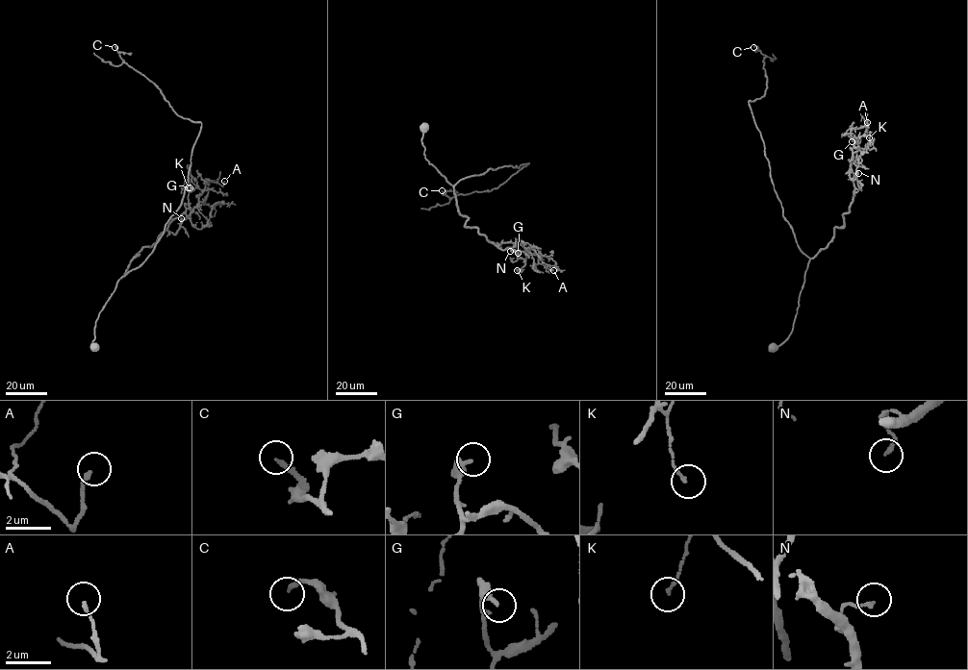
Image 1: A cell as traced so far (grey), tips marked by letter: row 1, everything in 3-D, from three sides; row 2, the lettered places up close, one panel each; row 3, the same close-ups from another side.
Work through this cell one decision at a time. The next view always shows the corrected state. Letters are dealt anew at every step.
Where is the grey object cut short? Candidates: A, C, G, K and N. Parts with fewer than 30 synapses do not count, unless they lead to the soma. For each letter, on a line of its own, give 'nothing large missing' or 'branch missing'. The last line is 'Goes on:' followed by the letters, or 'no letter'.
A: nothing large missing
C: branch missing
G: nothing large missing
K: nothing large missing
N: nothing large missing
Goes on: C

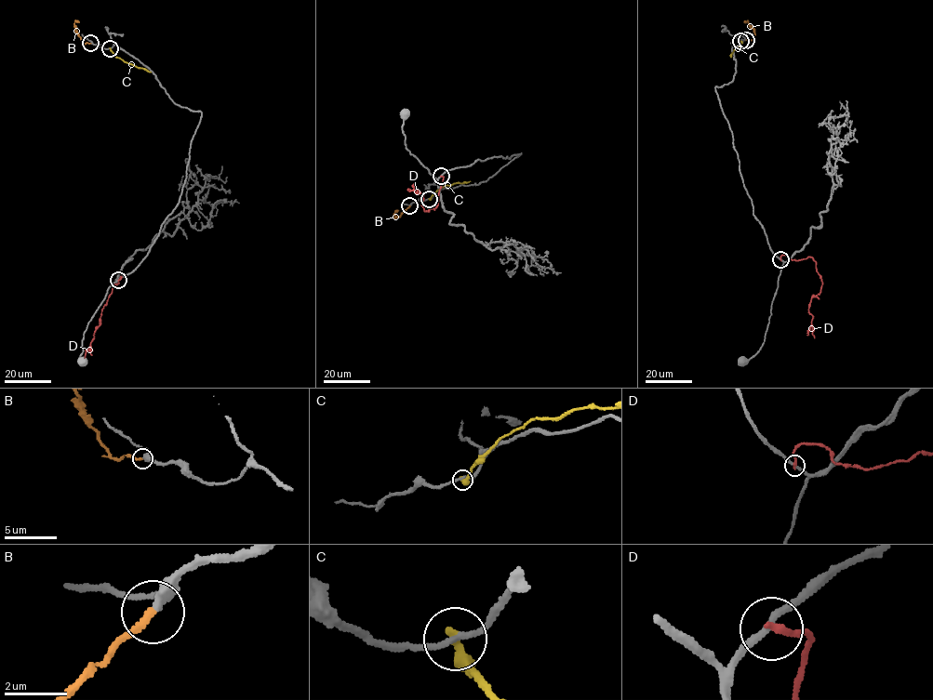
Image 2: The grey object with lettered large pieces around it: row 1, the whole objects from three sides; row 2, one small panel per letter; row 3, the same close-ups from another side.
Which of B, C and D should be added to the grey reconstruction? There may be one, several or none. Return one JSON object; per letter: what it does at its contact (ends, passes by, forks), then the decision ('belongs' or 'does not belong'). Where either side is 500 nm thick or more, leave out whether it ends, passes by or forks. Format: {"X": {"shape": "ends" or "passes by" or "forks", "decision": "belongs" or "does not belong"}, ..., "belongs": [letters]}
{"B": {"shape": "ends", "decision": "belongs"}, "C": {"shape": "ends", "decision": "does not belong"}, "D": {"shape": "ends", "decision": "does not belong"}, "belongs": ["B"]}

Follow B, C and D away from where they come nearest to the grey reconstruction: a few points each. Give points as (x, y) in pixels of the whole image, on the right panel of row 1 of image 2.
B: (746, 40), (753, 39), (754, 32), (745, 21)
C: (740, 41), (730, 57)
D: (781, 259), (782, 255), (787, 255), (796, 260), (811, 257), (816, 262), (822, 283), (808, 308), (814, 337)

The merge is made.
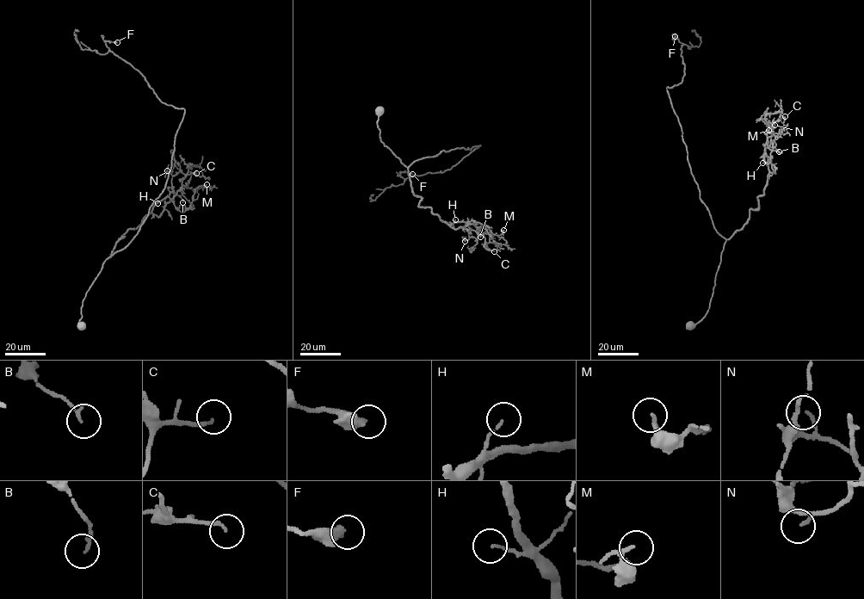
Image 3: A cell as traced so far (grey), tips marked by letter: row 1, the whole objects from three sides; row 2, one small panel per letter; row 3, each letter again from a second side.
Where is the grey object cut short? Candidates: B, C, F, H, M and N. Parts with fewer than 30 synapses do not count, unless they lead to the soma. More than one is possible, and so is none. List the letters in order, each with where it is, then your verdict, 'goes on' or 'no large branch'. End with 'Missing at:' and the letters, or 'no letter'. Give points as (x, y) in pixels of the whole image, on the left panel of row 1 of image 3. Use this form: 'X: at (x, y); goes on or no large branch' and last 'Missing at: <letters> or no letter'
B: at (182, 202); no large branch
C: at (196, 173); no large branch
F: at (117, 42); no large branch
H: at (157, 203); no large branch
M: at (206, 184); no large branch
N: at (167, 170); no large branch
Missing at: no letter

